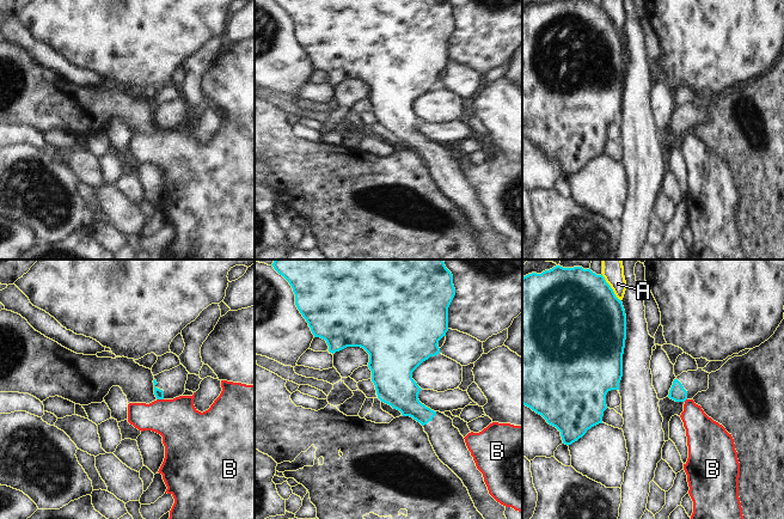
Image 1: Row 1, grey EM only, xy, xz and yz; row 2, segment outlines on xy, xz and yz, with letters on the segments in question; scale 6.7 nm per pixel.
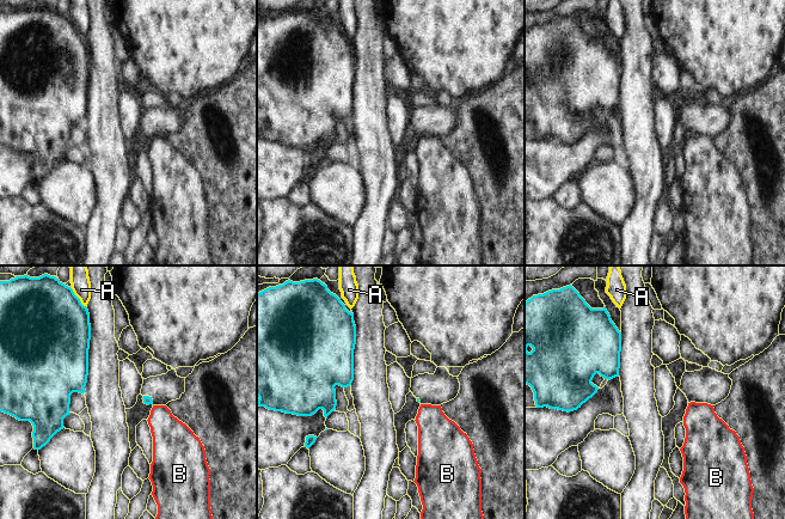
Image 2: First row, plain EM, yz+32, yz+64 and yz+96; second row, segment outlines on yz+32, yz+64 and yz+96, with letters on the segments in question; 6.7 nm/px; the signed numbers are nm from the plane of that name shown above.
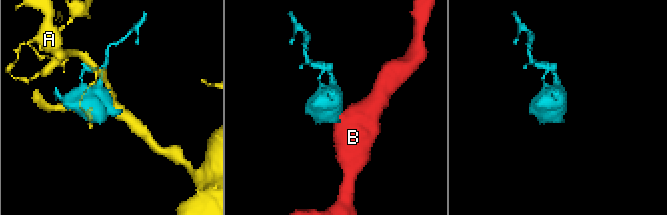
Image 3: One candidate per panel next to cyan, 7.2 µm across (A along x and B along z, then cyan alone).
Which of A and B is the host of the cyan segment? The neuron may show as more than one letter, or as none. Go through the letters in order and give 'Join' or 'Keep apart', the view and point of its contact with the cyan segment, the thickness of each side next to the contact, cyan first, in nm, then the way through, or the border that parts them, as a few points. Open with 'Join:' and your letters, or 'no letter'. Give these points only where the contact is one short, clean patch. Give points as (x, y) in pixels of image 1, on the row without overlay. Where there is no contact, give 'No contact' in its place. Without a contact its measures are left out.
Join: no letter
A: Keep apart. Touches cyan at yz (610, 19). Thickness 500 nm (cyan) against 130 nm
B: Keep apart. Touches cyan at xy (160, 130). Thickness 60 nm (cyan) against 300 nm. Boundary: xy (157, 130), (163, 132).

